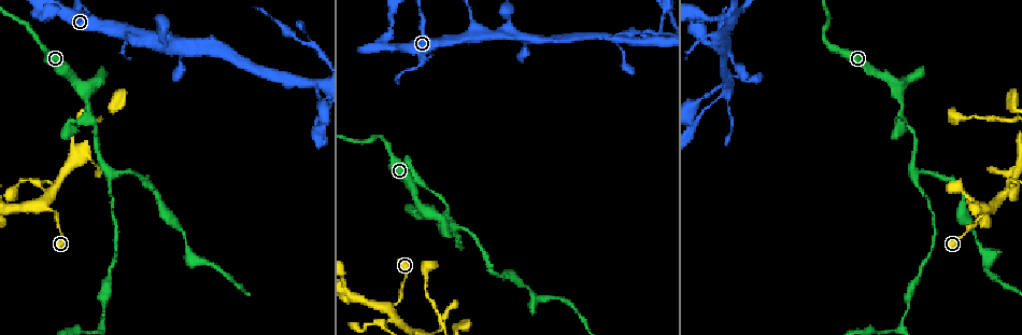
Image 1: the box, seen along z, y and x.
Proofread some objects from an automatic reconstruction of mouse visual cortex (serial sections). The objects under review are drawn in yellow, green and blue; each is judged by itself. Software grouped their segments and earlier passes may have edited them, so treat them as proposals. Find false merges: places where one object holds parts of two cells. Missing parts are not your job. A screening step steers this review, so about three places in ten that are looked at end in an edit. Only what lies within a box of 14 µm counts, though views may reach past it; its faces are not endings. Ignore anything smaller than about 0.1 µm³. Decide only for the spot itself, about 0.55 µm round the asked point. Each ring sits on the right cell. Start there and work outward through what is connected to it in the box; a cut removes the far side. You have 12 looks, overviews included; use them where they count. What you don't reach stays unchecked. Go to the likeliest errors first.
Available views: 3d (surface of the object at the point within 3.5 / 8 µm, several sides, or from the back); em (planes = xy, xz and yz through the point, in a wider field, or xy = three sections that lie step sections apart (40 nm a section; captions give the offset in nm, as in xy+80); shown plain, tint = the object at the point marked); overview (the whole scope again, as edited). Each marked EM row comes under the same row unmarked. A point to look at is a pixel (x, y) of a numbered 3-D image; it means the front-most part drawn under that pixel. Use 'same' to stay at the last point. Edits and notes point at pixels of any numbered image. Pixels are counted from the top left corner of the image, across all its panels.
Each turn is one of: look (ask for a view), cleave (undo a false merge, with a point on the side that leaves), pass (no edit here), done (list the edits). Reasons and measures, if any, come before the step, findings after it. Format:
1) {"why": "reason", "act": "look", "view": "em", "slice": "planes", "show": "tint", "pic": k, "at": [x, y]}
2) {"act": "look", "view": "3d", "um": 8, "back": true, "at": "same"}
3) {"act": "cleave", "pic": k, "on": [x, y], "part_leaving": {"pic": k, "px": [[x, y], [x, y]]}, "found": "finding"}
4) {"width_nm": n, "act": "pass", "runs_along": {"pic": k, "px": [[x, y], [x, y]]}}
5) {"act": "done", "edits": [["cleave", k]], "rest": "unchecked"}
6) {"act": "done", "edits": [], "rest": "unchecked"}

{"why": "arms part here", "act": "look", "view": "3d", "um": 8, "pic": 1, "at": [87, 112]}

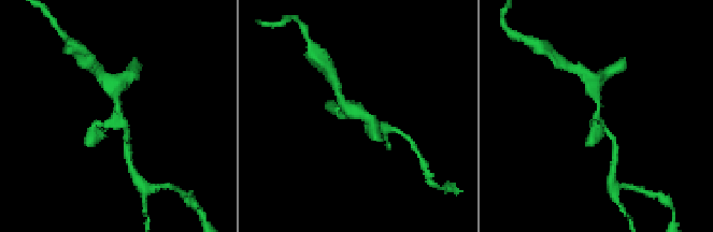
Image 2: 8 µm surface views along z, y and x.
{"act": "look", "view": "3d", "um": 3.5, "pic": 2, "at": [599, 113]}

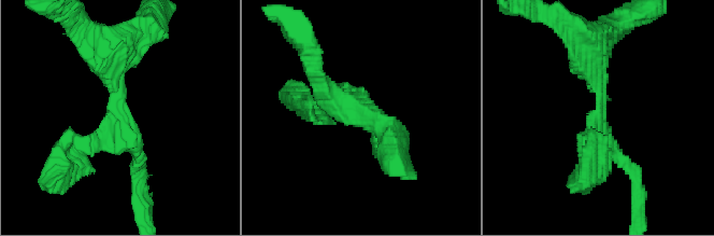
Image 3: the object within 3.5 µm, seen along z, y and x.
{"arms": 3, "arm_widths_nm": [200, 200, 350], "act": "look", "view": "em", "slice": "xy", "step": 1, "show": "tint", "pic": 3, "at": [604, 108]}

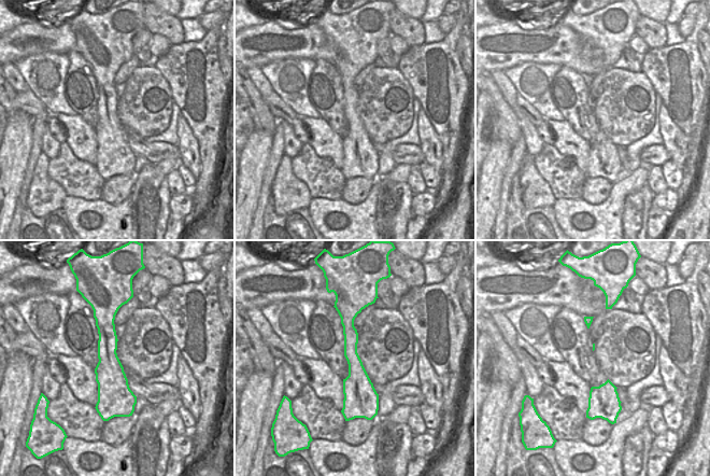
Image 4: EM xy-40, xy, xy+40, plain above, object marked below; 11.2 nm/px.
{"act": "pass", "runs_along": {"pic": 3, "px": [[590, 43], [602, 133], [629, 168]]}, "found": "continuous, no second cell"}

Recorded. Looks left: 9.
{"why": "thin neck", "act": "look", "view": "3d", "um": 3.5, "pic": 1, "at": [394, 318]}

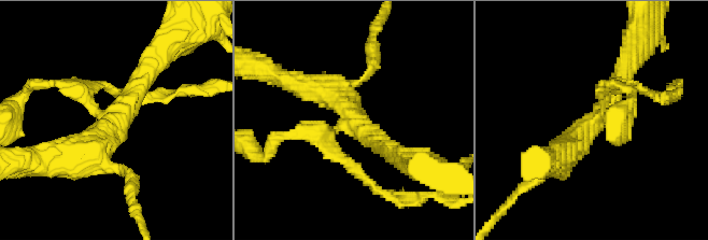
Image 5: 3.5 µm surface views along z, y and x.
{"act": "look", "view": "em", "slice": "xy", "step": 5, "show": "tint", "pic": 5, "at": [353, 121]}

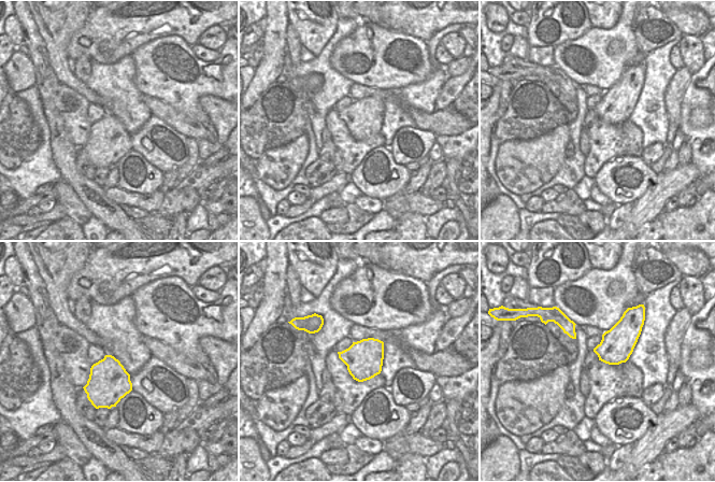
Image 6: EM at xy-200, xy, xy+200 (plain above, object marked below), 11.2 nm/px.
{"arm_widths_nm": [150, 200, 300, 300], "act": "cleave", "pic": 5, "on": [632, 86], "part_leaving": {"pic": 5, "px": [[340, 127], [294, 130], [264, 157]]}, "found": "a second cell is stuck on"}

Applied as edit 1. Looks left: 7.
{"why": "three-way junction", "act": "look", "view": "3d", "um": 8, "back": true, "pic": 1, "at": [312, 83]}

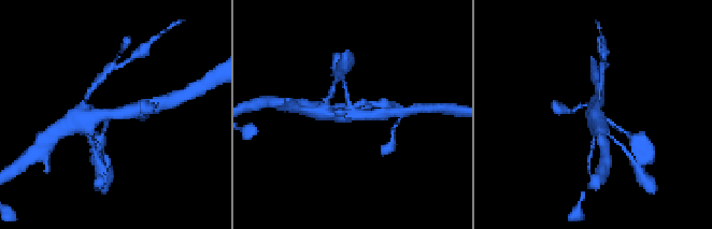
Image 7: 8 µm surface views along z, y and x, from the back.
{"act": "look", "view": "3d", "um": 3.5, "back": true, "pic": 7, "at": [355, 116]}

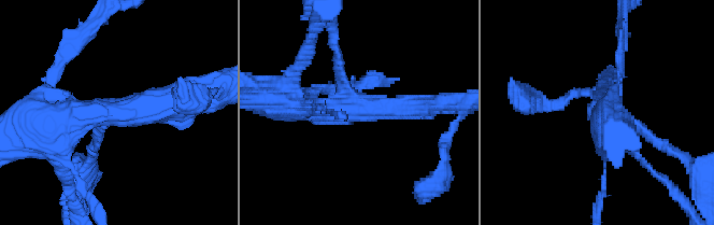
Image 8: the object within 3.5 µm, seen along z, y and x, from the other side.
{"arms": 3, "arm_widths_nm": [150, 350, 350], "why": "now the EM", "act": "look", "view": "em", "slice": "xy", "step": 3, "show": "tint", "pic": 8, "at": [118, 114]}

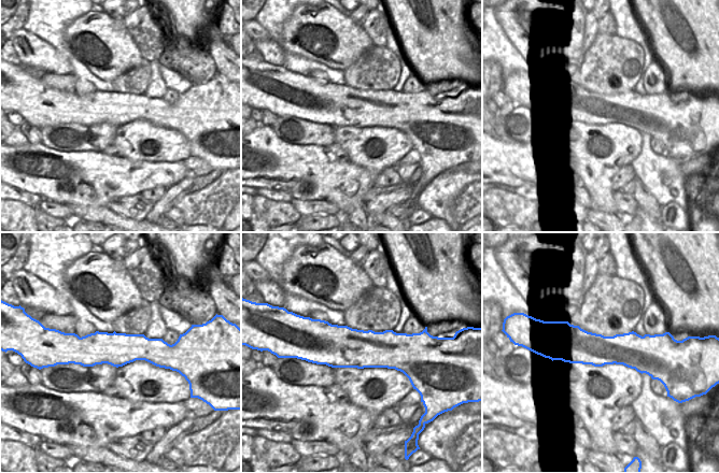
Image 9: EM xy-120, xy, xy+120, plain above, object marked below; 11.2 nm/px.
{"act": "pass", "runs_along": {"pic": 8, "px": [[427, 107], [315, 110], [291, 99]]}, "found": "one cell here"}

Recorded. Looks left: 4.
{"why": "three-way junction", "act": "look", "view": "3d", "um": 8, "back": true, "pic": 1, "at": [455, 227]}

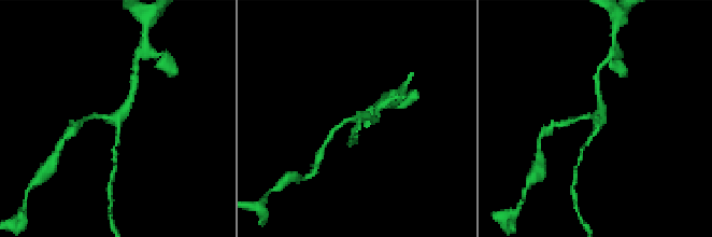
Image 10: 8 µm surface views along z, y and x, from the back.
{"act": "look", "view": "3d", "um": 3.5, "pic": 10, "at": [118, 120]}

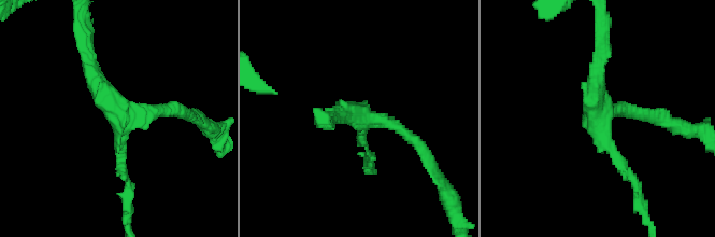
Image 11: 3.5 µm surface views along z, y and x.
{"arms": 3, "arm_widths_nm": [150, 200, 200], "why": "shape alone is not enough", "act": "look", "view": "em", "slice": "xy", "step": 1, "show": "tint", "pic": 11, "at": [599, 113]}

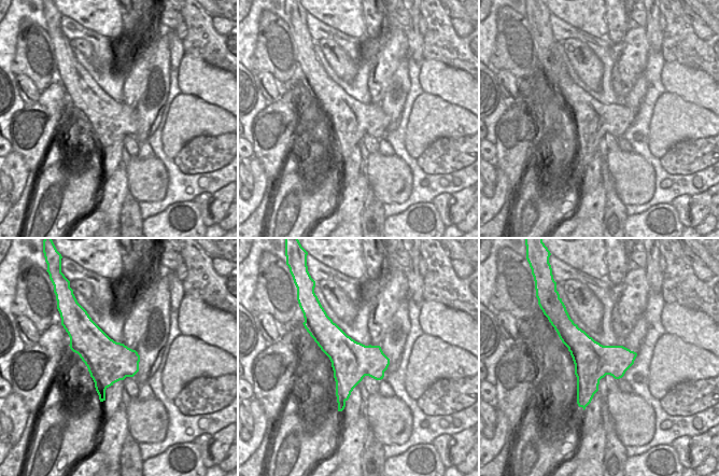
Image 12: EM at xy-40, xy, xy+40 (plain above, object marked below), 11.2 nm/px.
{"act": "cleave", "pic": 11, "on": [626, 172], "part_leaving": {"pic": 11, "px": [[599, 131], [635, 184], [646, 221]]}, "found": "a second cell is stuck on"}

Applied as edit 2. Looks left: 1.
{"act": "done", "edits": [["cleave", 5], ["cleave", 11]], "rest": "unchecked"}

